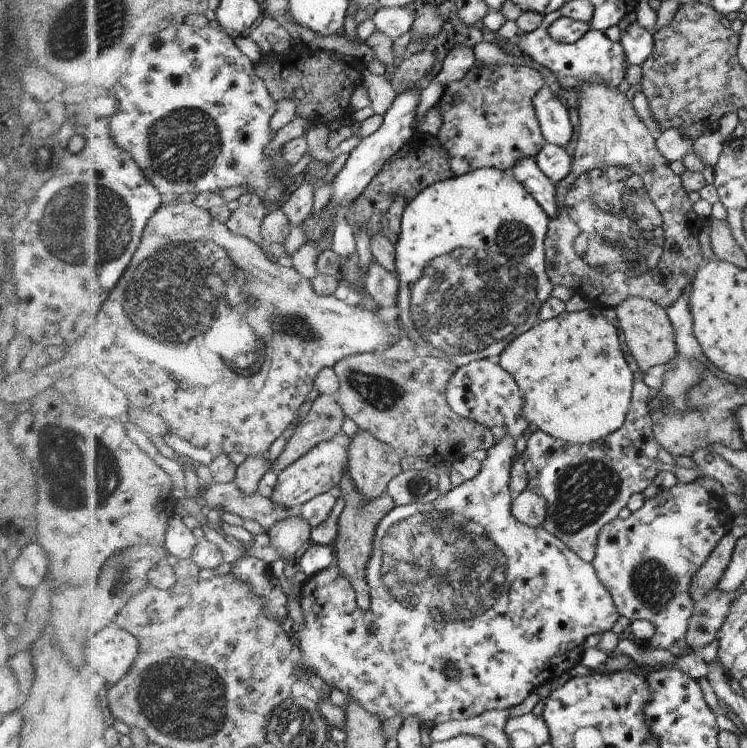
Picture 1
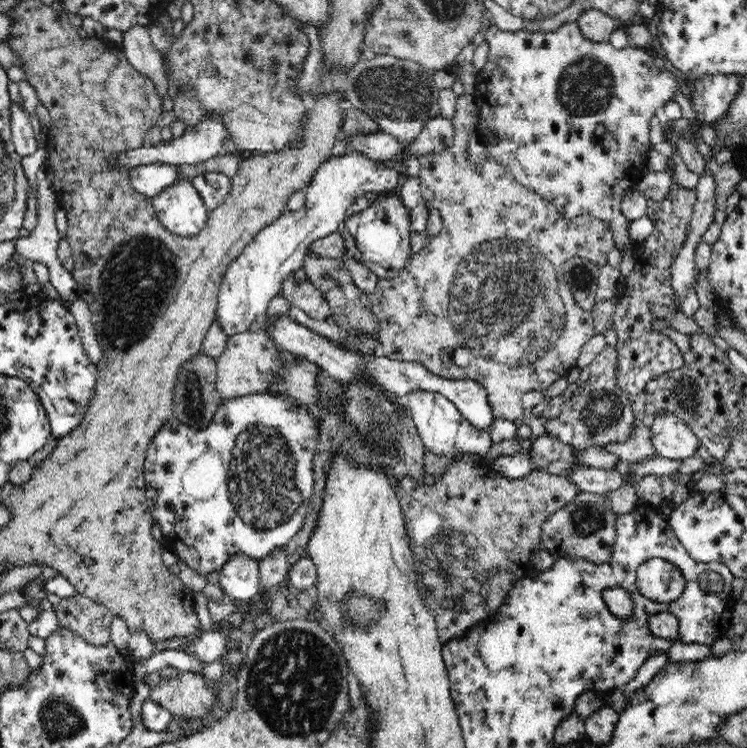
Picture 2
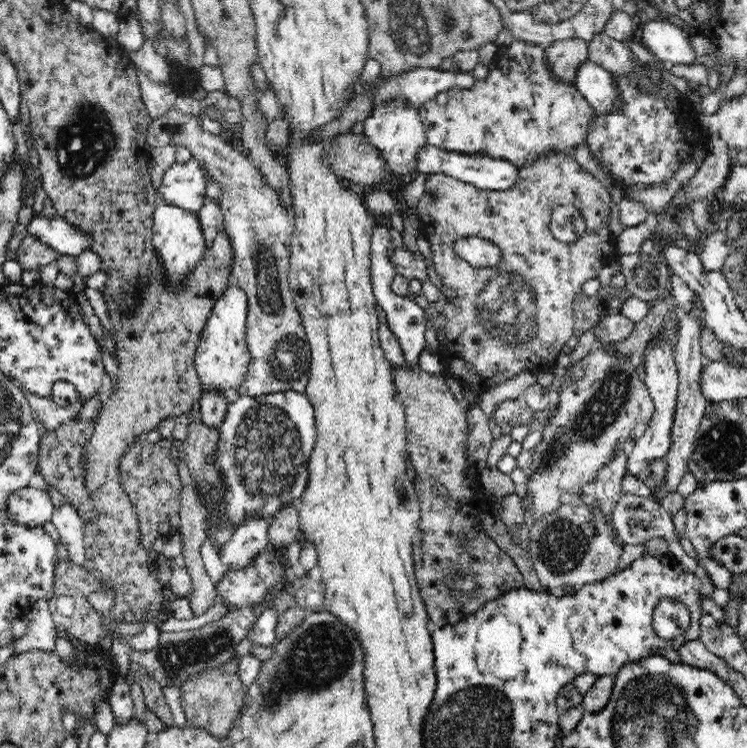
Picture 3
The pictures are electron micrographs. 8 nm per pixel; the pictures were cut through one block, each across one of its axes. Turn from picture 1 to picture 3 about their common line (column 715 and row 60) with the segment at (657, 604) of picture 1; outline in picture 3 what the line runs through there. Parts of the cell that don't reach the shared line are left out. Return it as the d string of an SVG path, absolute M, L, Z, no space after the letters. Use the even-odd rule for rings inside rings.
M515 39L511 44L500 45L498 47L496 58L491 66L491 71L486 78L478 79L475 81L471 89L452 88L447 92L438 93L436 98L429 101L424 110L424 131L425 138L428 145L443 148L450 152L459 153L481 153L491 156L496 160L506 160L512 165L520 168L530 163L535 163L536 160L551 158L551 155L570 154L570 150L574 150L576 146L586 146L586 136L590 135L591 128L594 126L597 112L589 104L587 98L583 93L576 88L574 82L561 81L552 71L550 61L547 60L546 49L541 48L539 45L532 45L522 40Z

